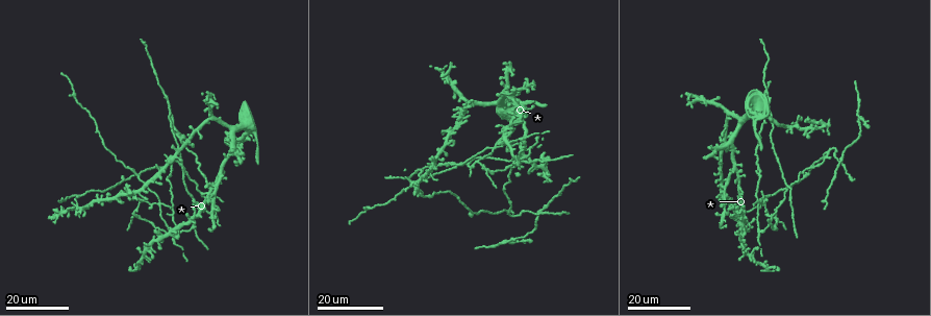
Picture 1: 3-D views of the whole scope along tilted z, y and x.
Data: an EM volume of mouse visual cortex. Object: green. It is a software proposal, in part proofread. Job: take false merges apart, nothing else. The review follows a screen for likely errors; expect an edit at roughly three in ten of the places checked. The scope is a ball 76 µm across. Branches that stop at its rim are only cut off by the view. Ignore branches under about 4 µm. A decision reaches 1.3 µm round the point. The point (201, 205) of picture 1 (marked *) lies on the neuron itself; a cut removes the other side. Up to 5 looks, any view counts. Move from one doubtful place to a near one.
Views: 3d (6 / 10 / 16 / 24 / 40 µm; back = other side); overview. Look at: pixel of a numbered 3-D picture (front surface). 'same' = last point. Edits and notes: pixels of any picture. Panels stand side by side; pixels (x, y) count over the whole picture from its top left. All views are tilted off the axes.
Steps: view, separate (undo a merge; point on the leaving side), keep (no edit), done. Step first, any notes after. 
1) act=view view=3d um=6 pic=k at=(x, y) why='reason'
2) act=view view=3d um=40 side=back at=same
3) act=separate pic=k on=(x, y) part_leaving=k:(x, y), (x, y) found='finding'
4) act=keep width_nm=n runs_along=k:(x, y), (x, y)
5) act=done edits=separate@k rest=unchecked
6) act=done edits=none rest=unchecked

act=view view=3d um=24 pic=1 at=(156, 202)

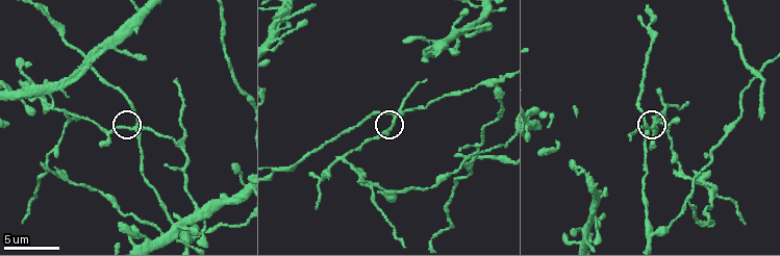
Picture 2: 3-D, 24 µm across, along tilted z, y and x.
act=view view=3d um=6 pic=2 at=(134, 127)

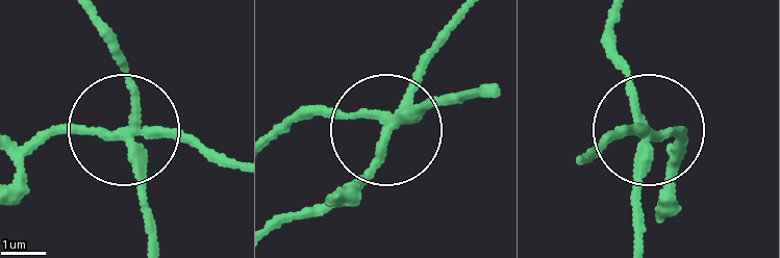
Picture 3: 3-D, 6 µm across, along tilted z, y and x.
act=separate pic=3 on=(76, 126) width_nm=200 part_leaving=3:(393, 129), (358, 178), (275, 222) found='two neurons meet here'

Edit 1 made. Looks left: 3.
act=view view=overview why='see it whole again'

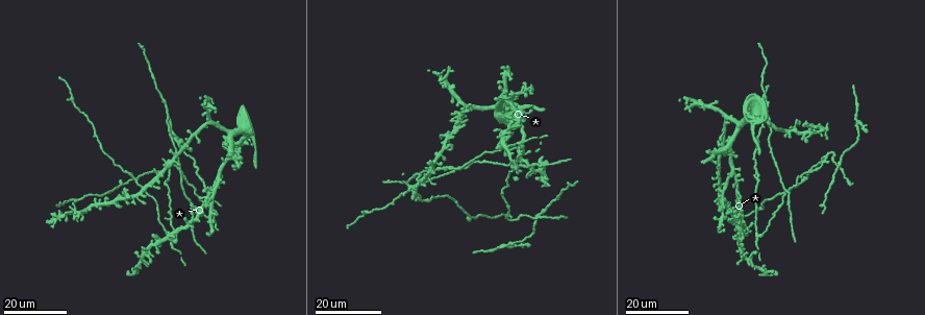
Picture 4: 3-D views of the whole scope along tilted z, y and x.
act=view view=3d um=16 pic=4 at=(134, 197) why='looks like a crossing'

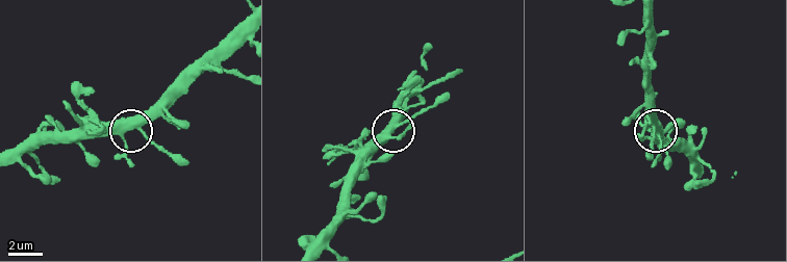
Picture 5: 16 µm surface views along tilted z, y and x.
act=view view=3d um=10 pic=5 at=(391, 128) why='closer look'

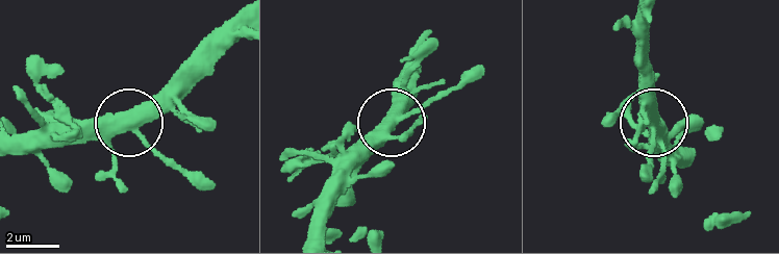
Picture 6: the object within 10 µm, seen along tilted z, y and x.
act=keep arms=4 runs_along=6:(641, 9), (636, 61), (654, 130), (647, 156) found='one neuron here'

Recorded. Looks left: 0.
act=done edits=separate@3 rest=unchecked

